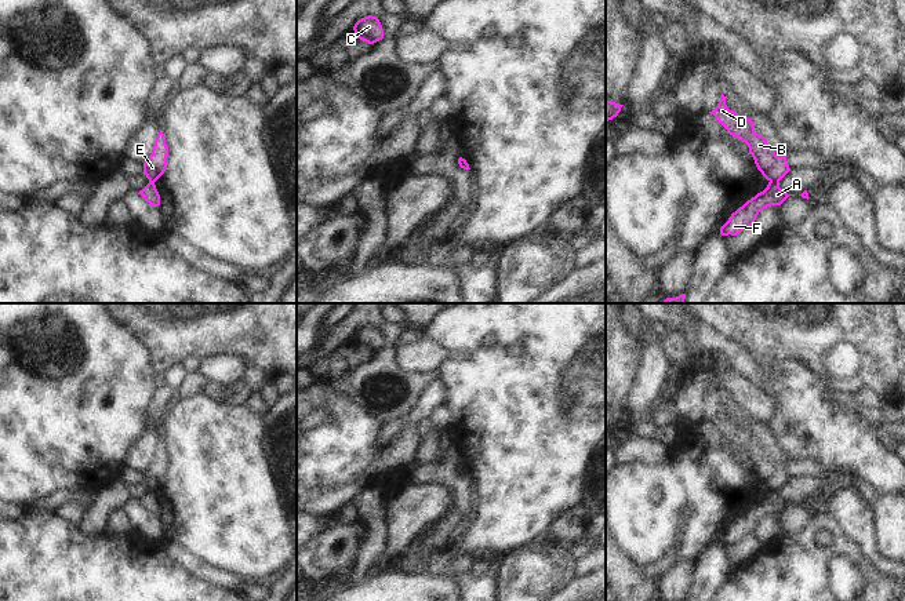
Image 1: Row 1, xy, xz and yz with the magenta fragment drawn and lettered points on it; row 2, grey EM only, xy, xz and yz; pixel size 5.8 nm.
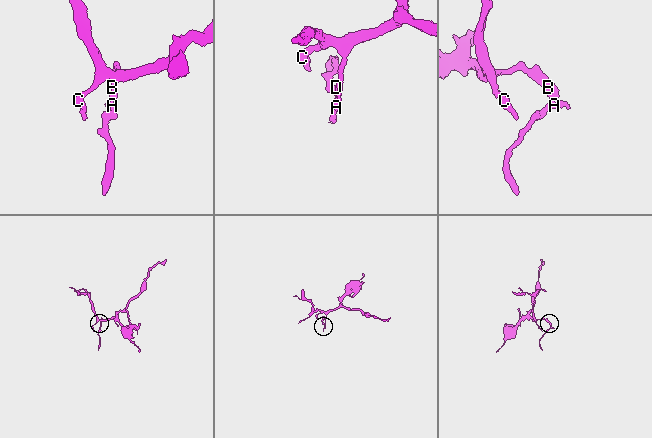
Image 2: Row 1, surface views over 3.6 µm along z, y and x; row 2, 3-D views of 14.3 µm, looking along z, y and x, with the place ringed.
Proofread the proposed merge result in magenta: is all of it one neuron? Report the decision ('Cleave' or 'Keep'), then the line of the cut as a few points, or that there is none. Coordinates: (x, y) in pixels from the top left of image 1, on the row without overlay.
Cleave. Split along yz (770, 490), (778, 492).

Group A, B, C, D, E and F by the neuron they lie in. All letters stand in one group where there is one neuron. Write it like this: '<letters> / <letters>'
A F / B C D E

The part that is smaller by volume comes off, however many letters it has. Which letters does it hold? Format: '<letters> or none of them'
A, F.

